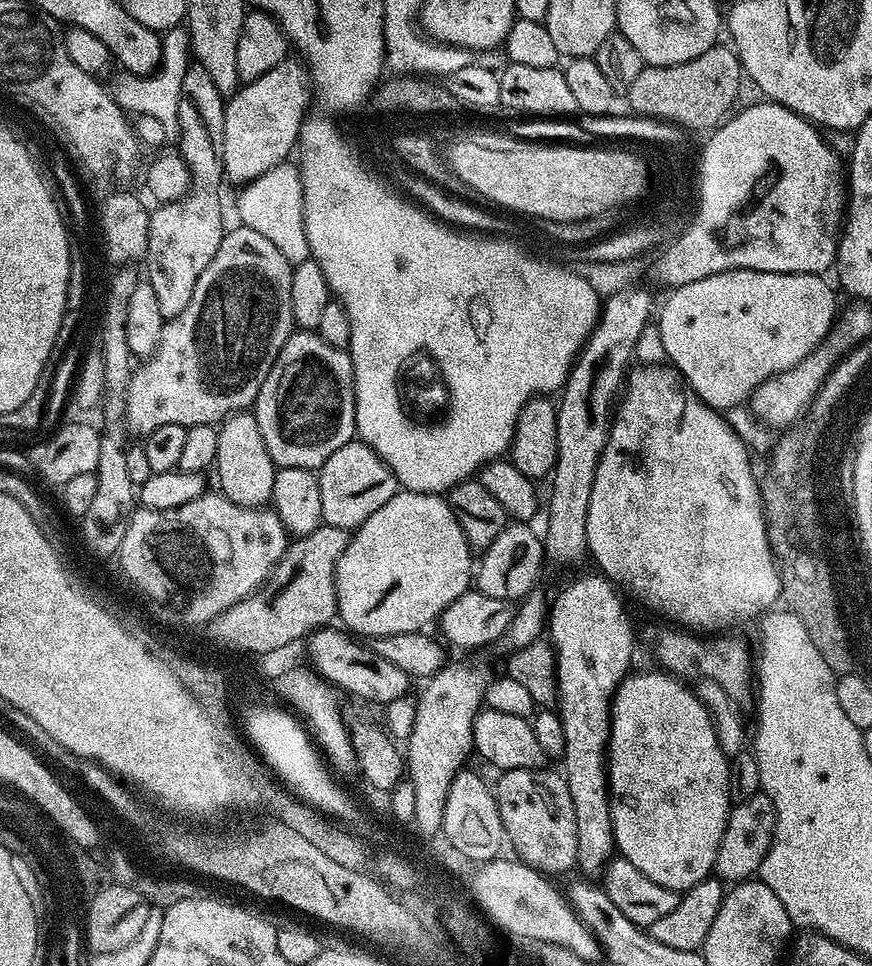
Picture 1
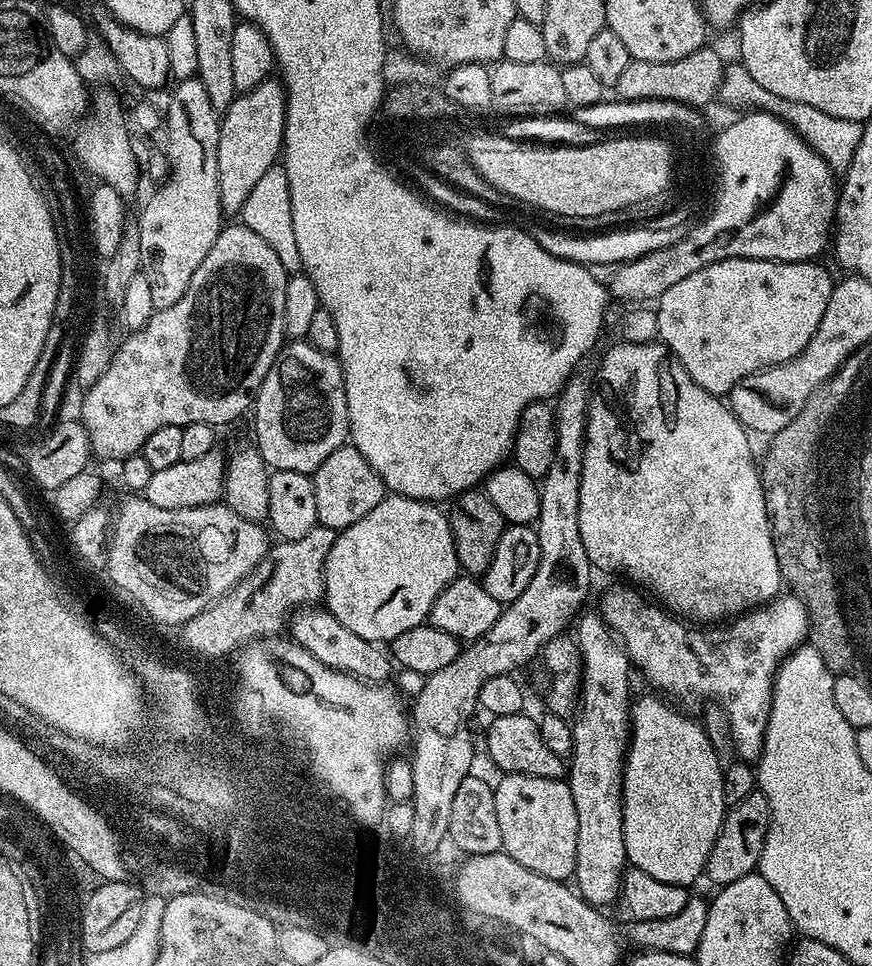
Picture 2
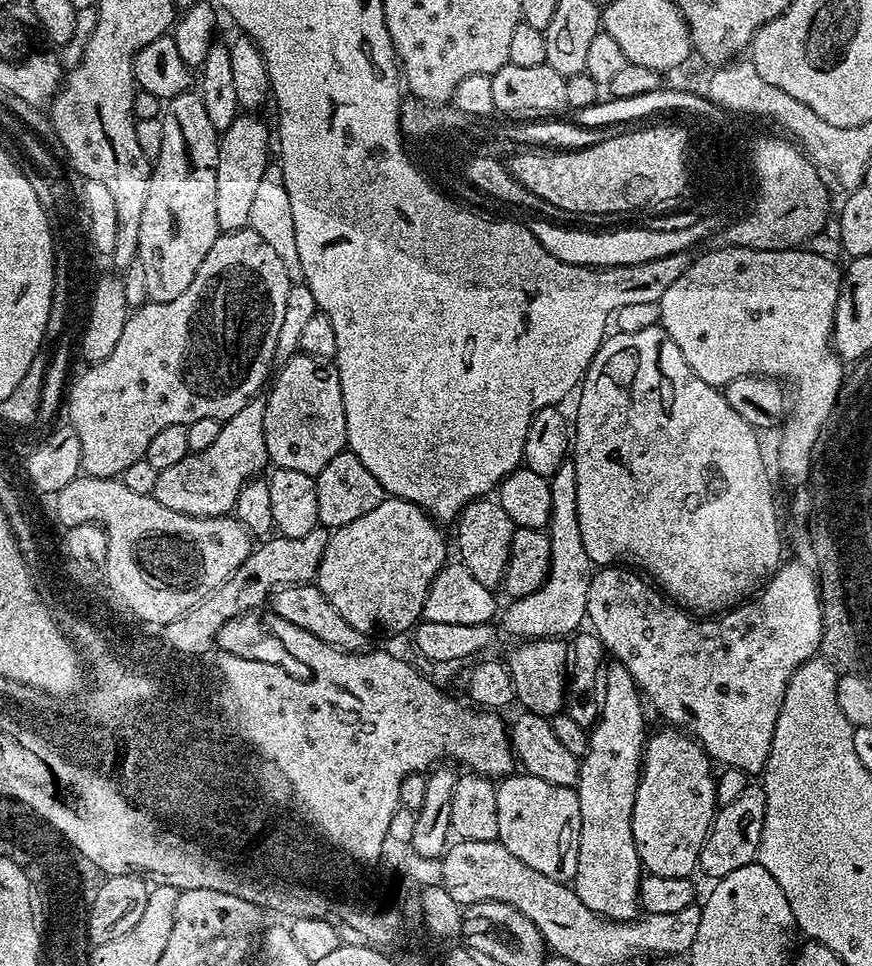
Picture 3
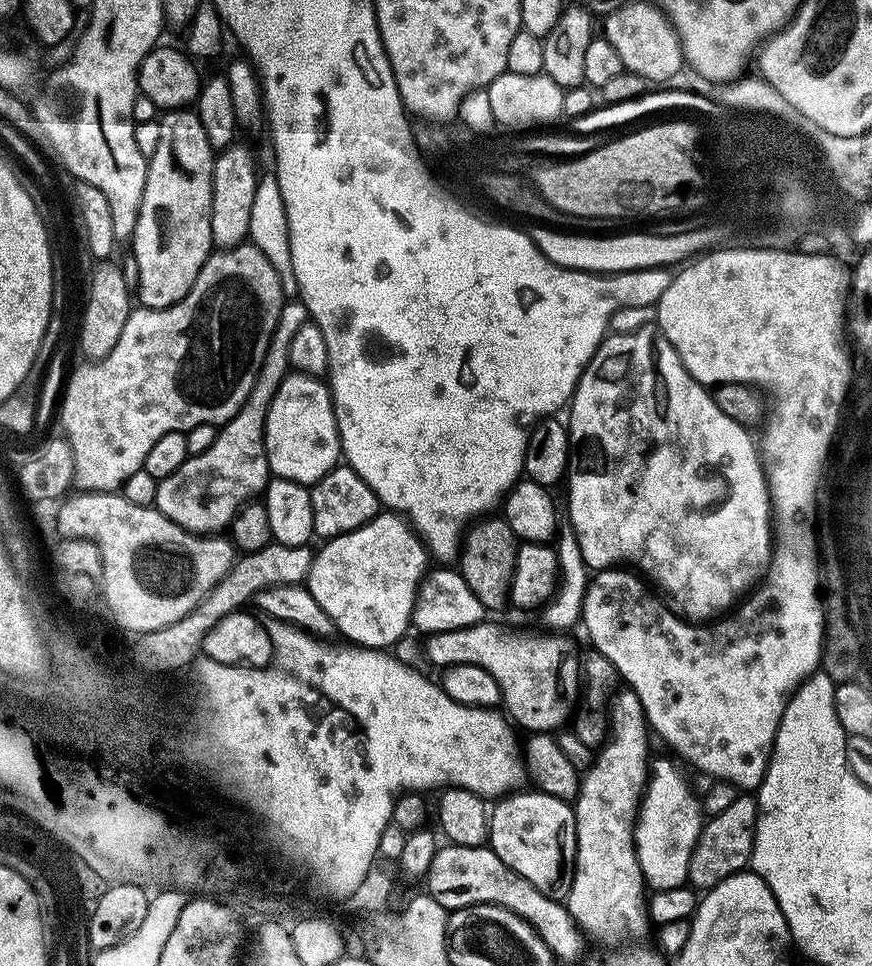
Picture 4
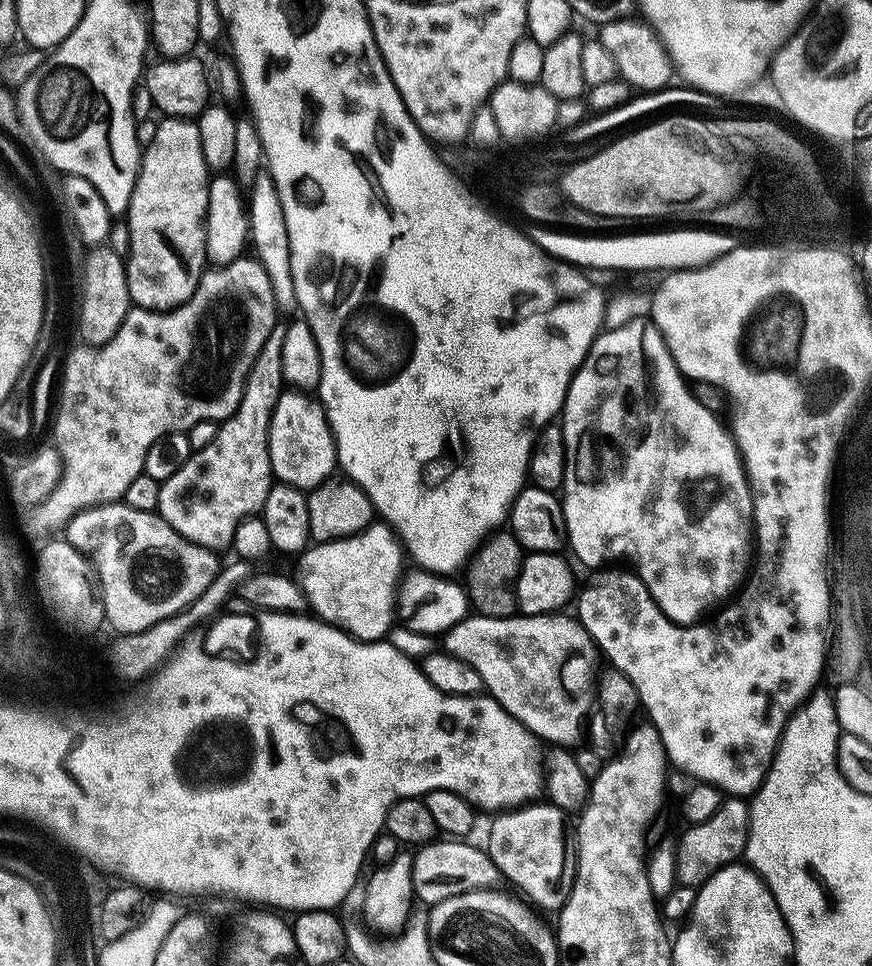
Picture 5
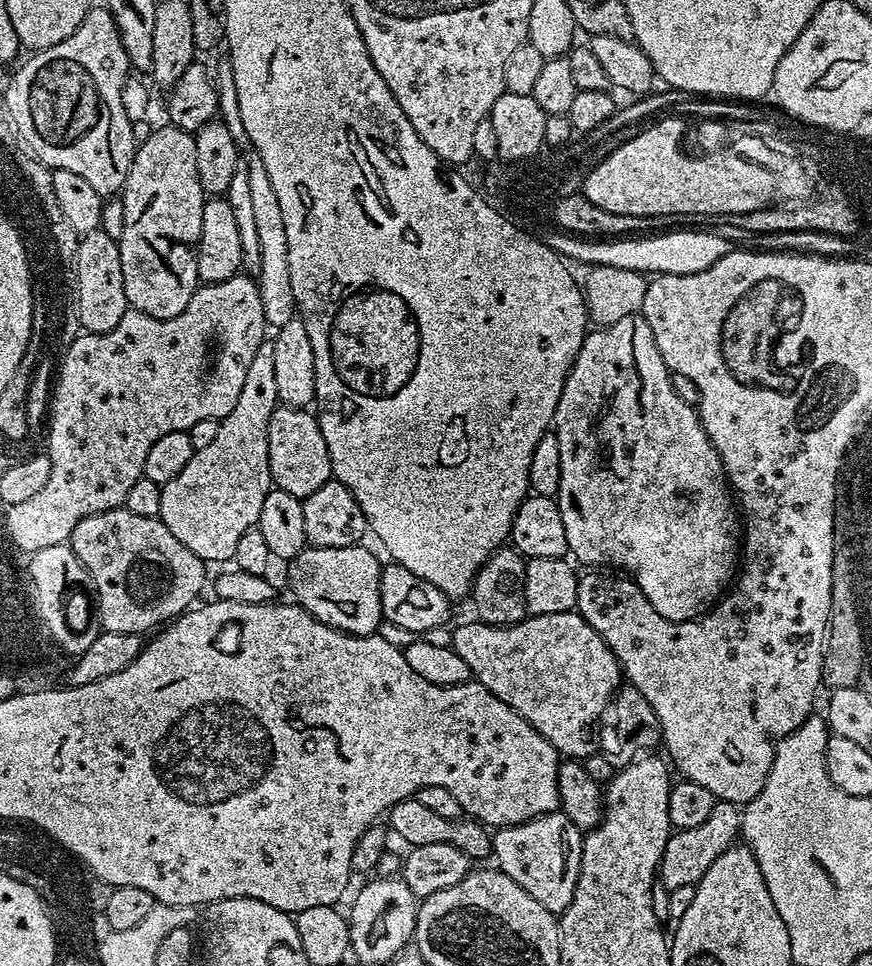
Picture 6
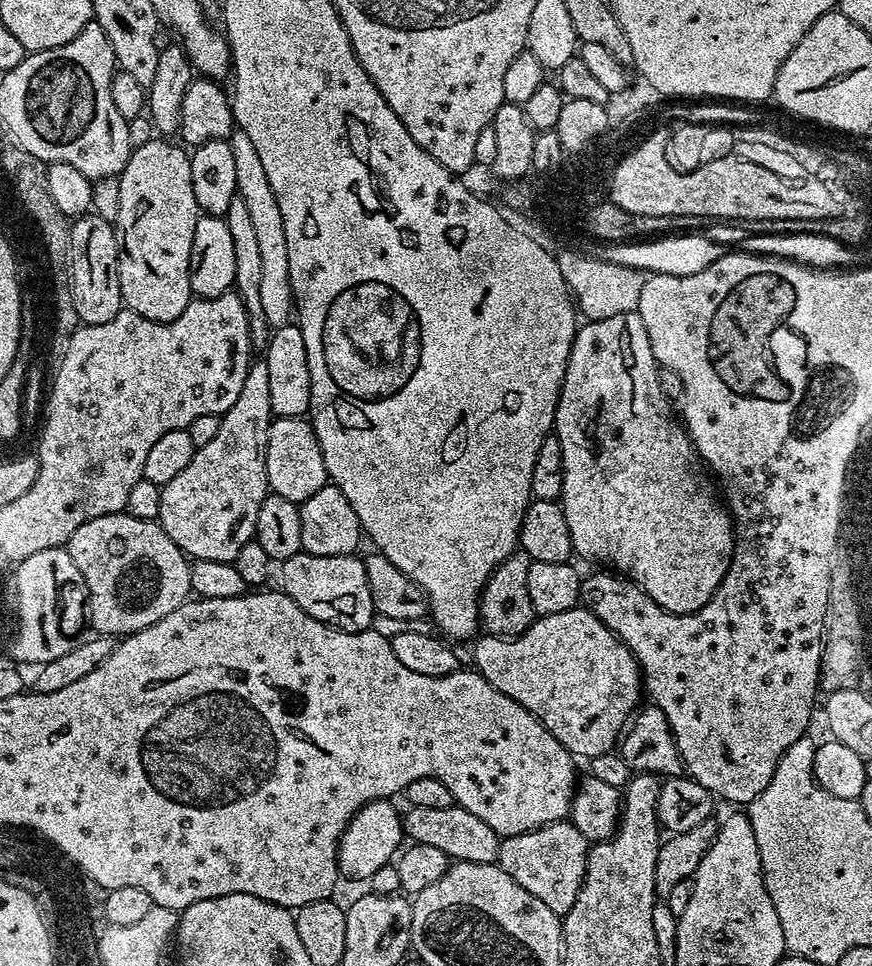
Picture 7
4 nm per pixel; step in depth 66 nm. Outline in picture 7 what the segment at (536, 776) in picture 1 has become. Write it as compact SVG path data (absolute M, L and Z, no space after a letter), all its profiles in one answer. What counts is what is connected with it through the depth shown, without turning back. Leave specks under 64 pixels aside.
M572 823L544 824L529 832L501 839L498 863L503 872L518 882L518 886L530 890L534 898L542 898L550 910L563 914L574 906L574 898L578 898L584 871L588 868L589 847L589 841Z

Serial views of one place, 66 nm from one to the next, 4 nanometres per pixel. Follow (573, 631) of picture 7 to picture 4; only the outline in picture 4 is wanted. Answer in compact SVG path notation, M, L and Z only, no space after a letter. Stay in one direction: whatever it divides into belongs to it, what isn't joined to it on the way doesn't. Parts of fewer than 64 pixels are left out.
M488 623L431 633L427 637L429 658L446 666L482 666L500 687L503 711L521 729L529 728L532 734L555 733L555 728L573 719L582 696L582 656L575 642L556 630L527 632L524 628Z

